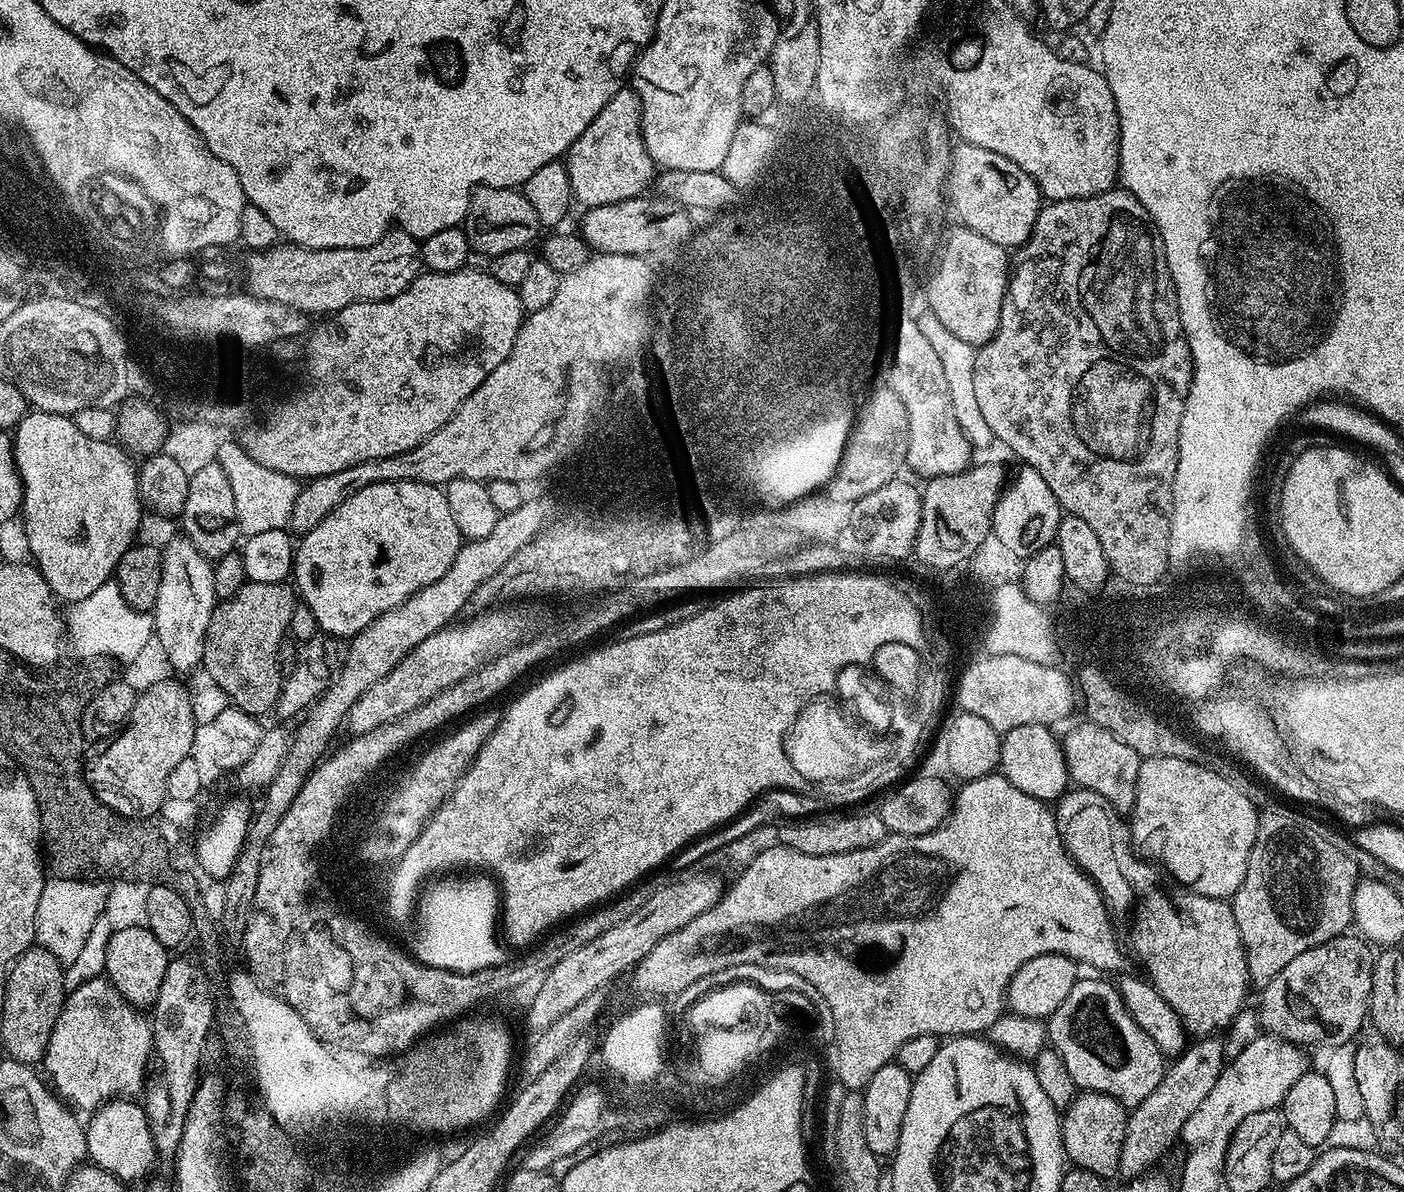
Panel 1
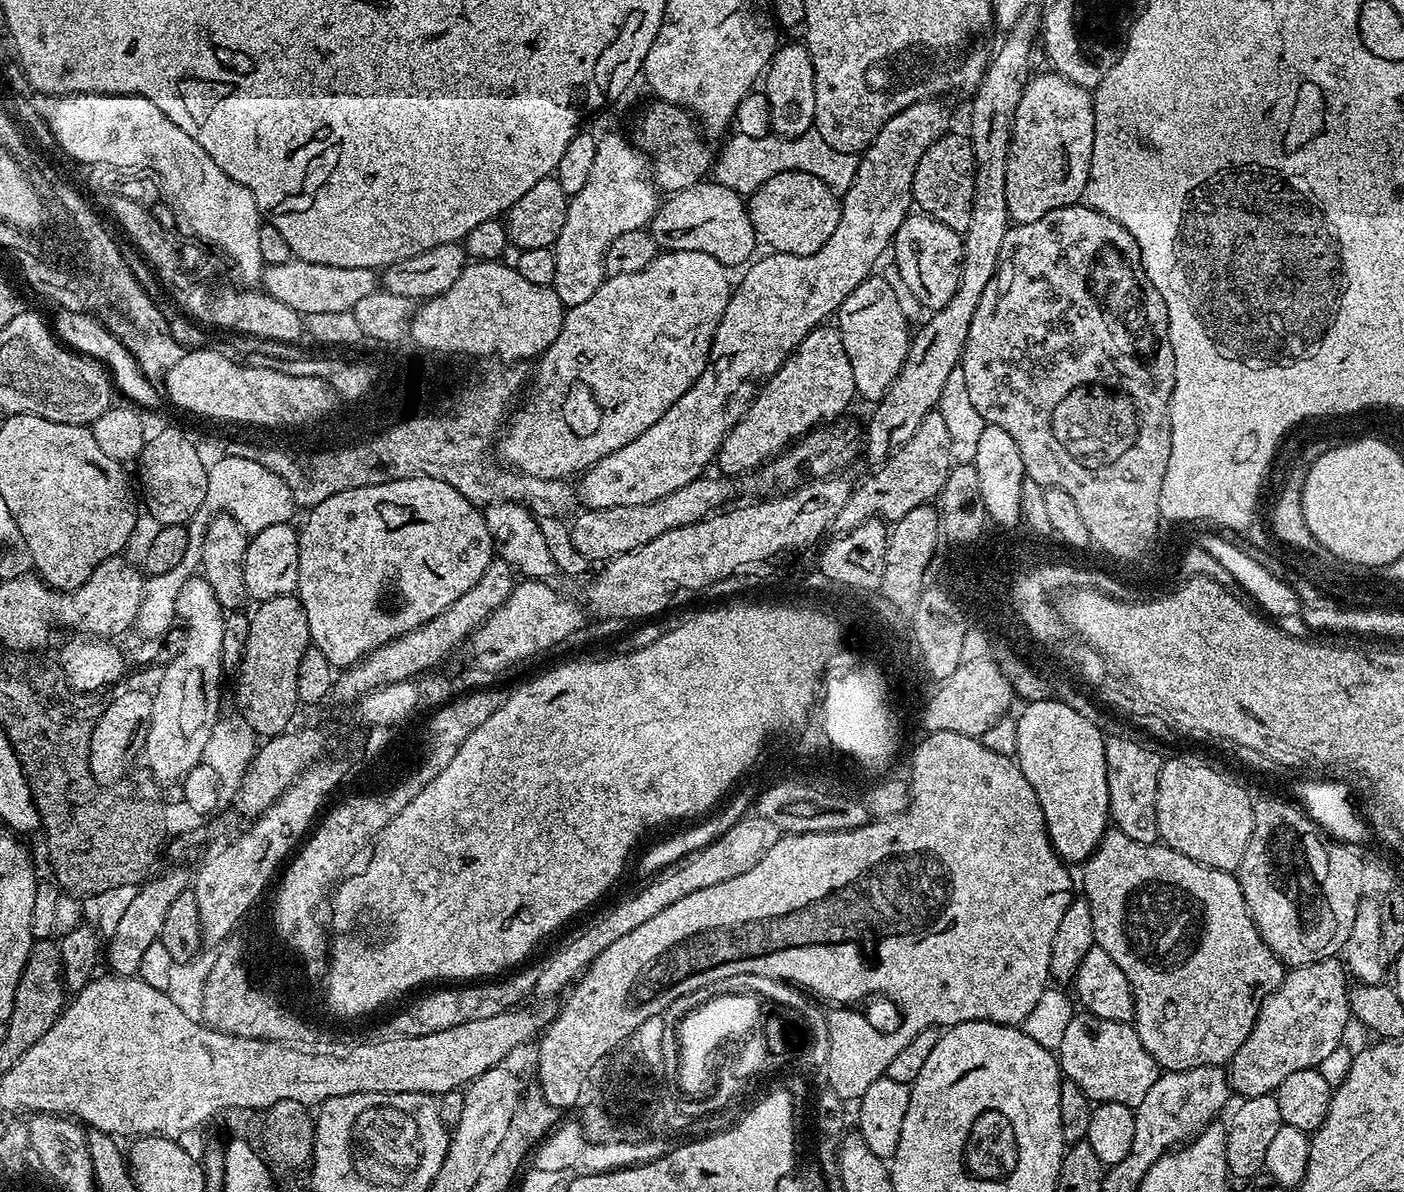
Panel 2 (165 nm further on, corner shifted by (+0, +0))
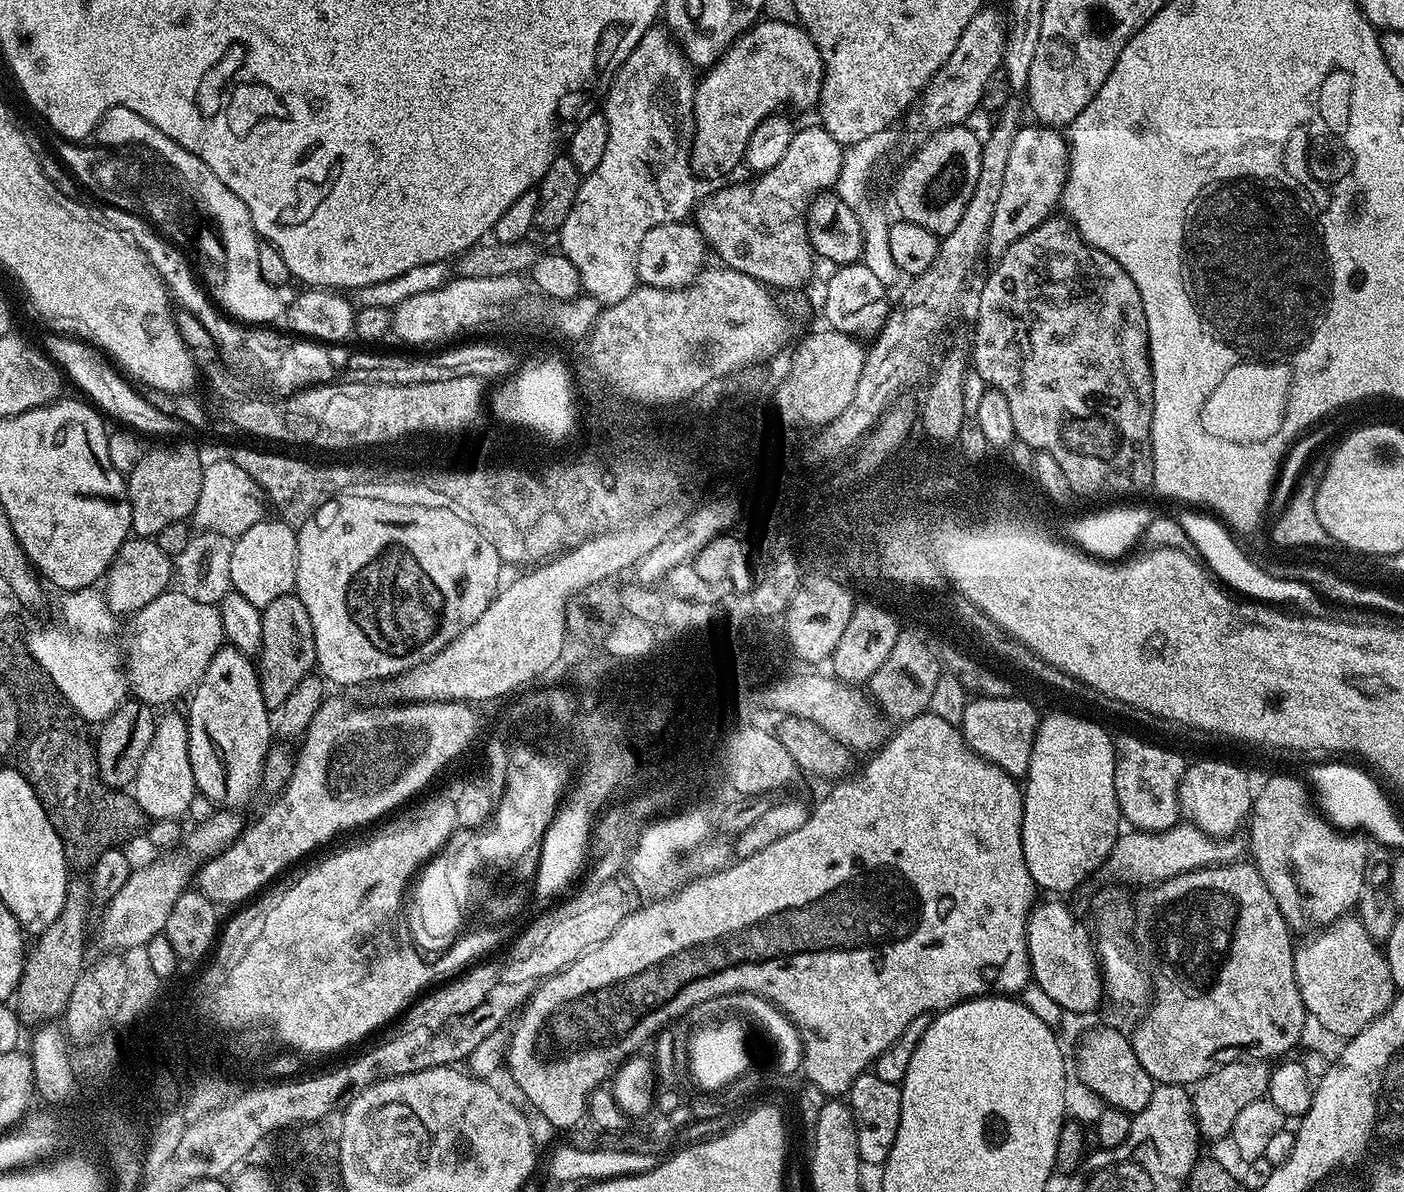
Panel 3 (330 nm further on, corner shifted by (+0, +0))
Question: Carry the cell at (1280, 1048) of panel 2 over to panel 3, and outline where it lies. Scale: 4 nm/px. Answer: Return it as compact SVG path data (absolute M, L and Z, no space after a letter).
M1238 1060L1234 1064L1221 1064L1215 1068L1209 1076L1204 1076L1201 1080L1197 1080L1191 1089L1192 1112L1196 1116L1196 1125L1200 1127L1200 1135L1205 1141L1220 1140L1229 1135L1234 1126L1234 1118L1238 1118L1238 1114L1246 1106L1250 1106L1250 1102L1265 1099L1268 1095L1268 1078L1270 1068L1263 1060Z

